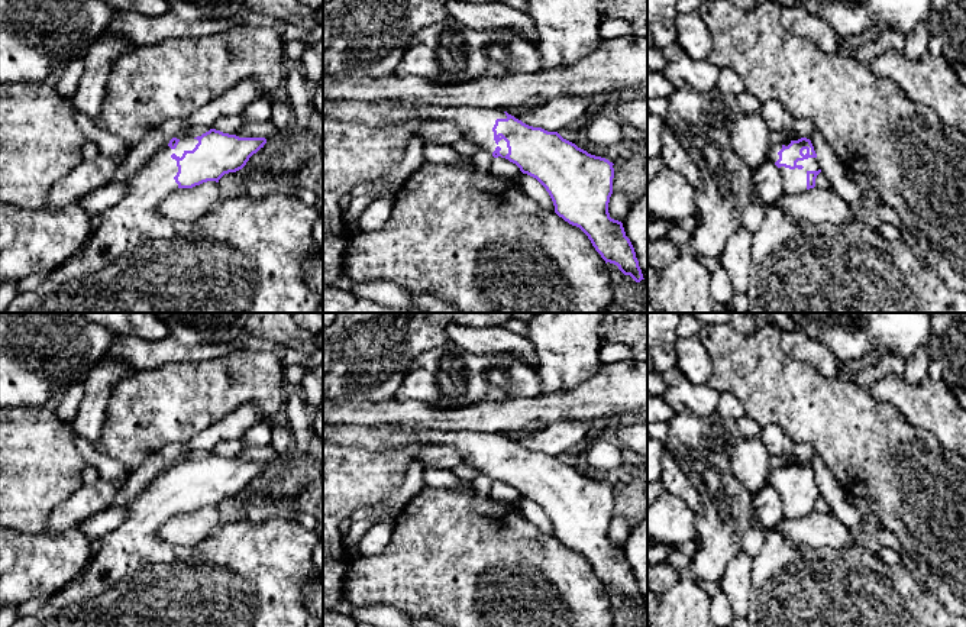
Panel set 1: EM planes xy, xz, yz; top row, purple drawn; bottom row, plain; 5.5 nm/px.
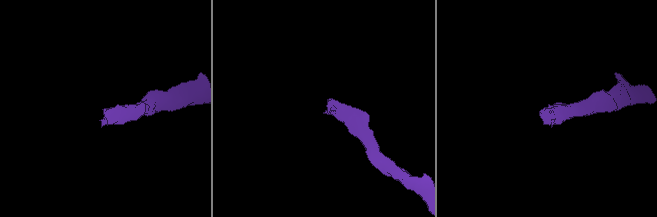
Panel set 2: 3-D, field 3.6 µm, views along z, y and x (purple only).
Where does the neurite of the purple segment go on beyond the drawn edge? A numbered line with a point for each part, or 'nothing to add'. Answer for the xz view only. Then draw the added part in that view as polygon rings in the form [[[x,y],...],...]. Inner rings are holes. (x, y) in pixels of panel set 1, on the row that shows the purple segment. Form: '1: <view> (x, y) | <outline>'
1: xz (477, 125) | [[[323,101],[323,120],[353,122],[369,126],[388,123],[420,122],[453,122],[463,135],[463,139],[476,145],[481,151],[492,153],[497,146],[500,153],[508,153],[507,142],[494,140],[492,127],[497,119],[507,119],[503,110],[497,109],[446,109],[429,104],[381,104],[381,103],[327,103]]]

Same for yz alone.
1: yz (794, 180) | [[[808,158],[804,161],[798,161],[797,165],[802,165],[802,169],[789,169],[785,167],[781,167],[781,175],[784,180],[784,191],[785,194],[802,194],[807,191],[807,172],[808,171],[818,171],[820,164],[817,158]]]

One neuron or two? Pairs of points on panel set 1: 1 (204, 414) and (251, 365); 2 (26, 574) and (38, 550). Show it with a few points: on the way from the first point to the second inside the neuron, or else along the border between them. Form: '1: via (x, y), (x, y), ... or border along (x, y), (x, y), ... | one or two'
1: via (215, 403), (241, 377) | one
2: via (28, 568), (38, 556) | one

